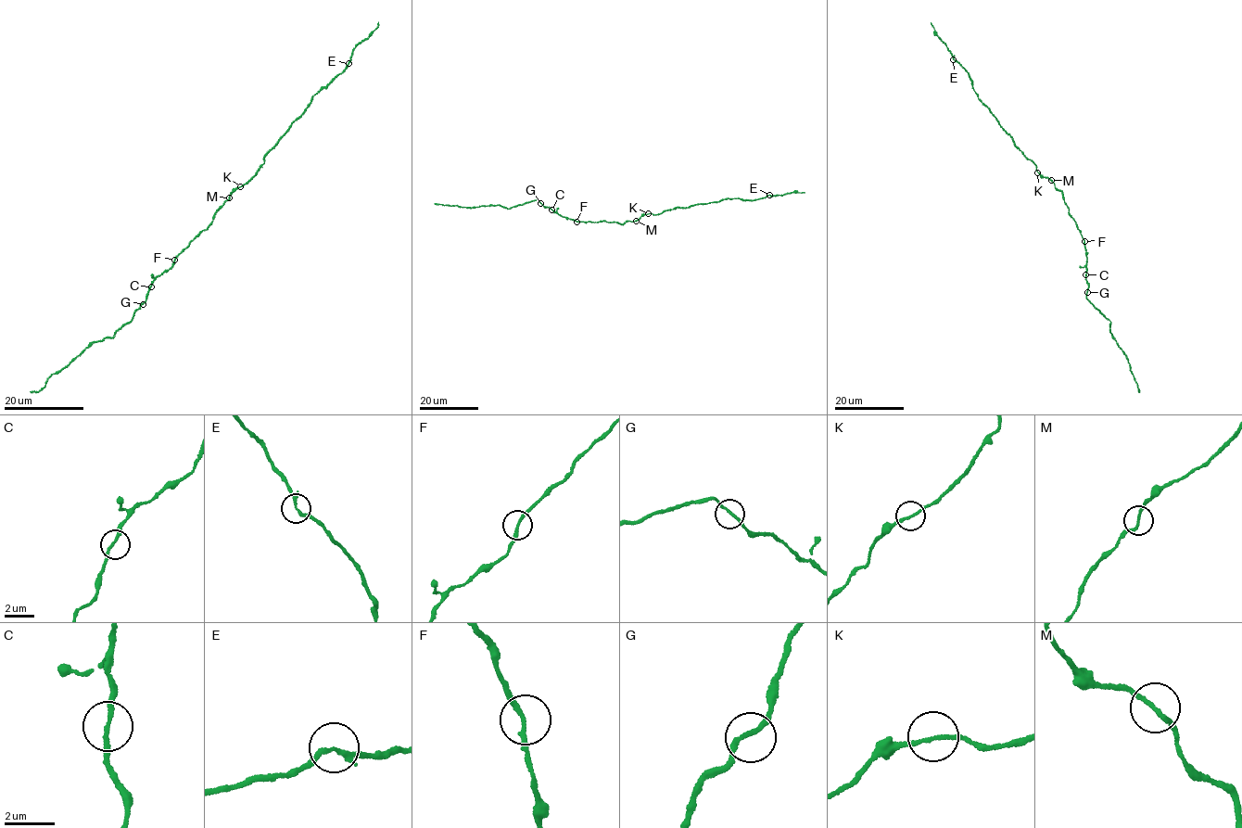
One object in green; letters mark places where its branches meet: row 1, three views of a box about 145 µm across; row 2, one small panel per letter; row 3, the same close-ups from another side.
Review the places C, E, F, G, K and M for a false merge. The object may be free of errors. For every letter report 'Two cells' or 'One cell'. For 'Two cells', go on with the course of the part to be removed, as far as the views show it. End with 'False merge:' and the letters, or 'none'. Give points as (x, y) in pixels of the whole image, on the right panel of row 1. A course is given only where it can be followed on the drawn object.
C: One cell
E: One cell
F: One cell
G: One cell
K: One cell
M: One cell
False merge: none

